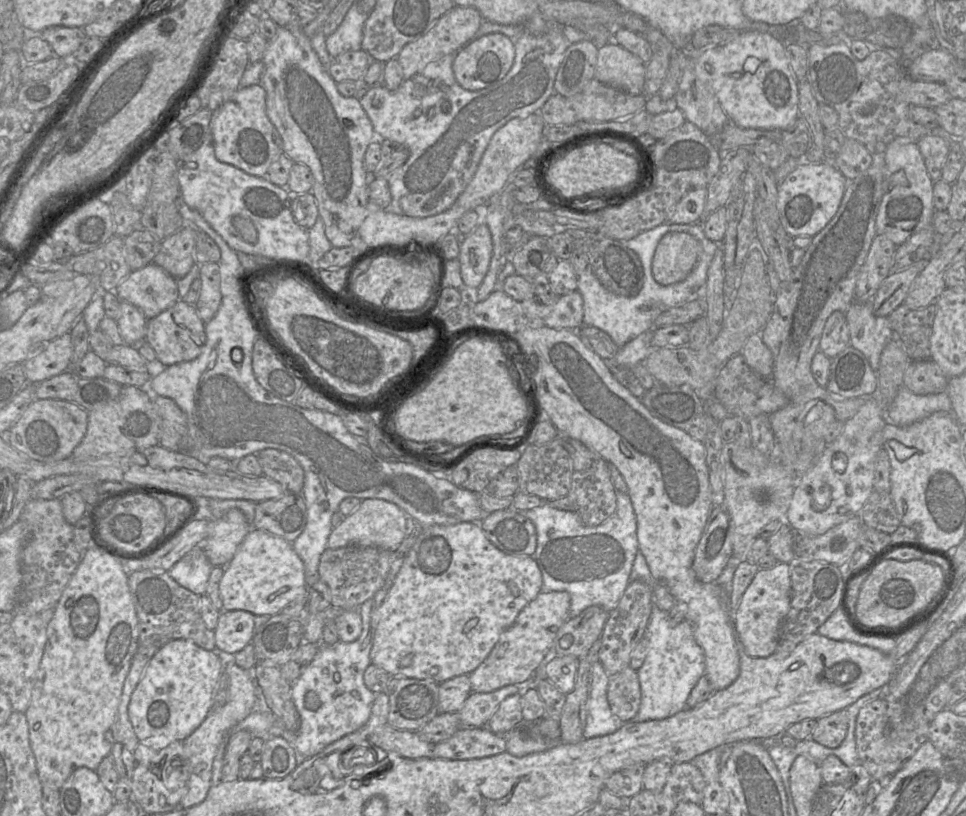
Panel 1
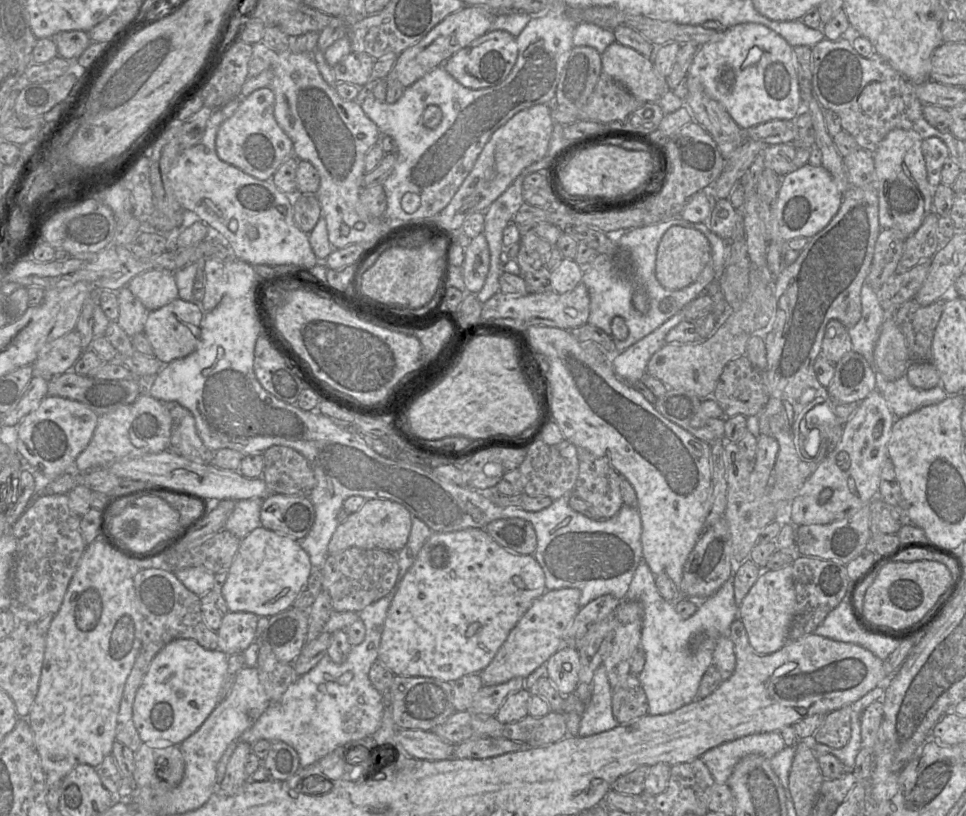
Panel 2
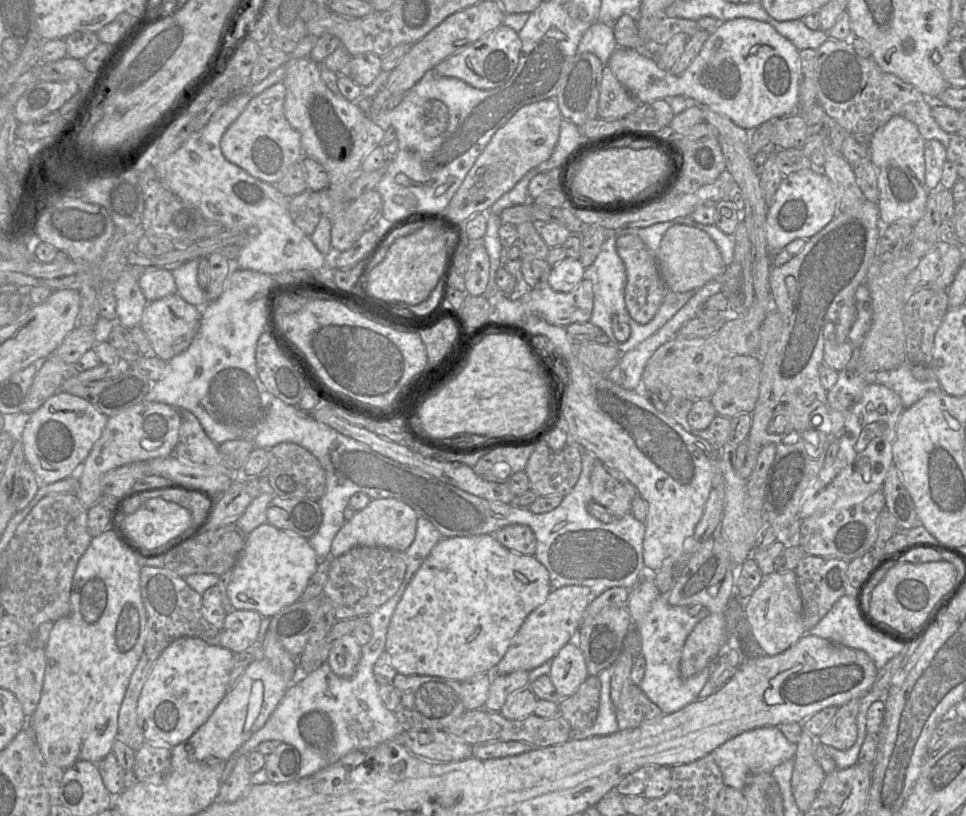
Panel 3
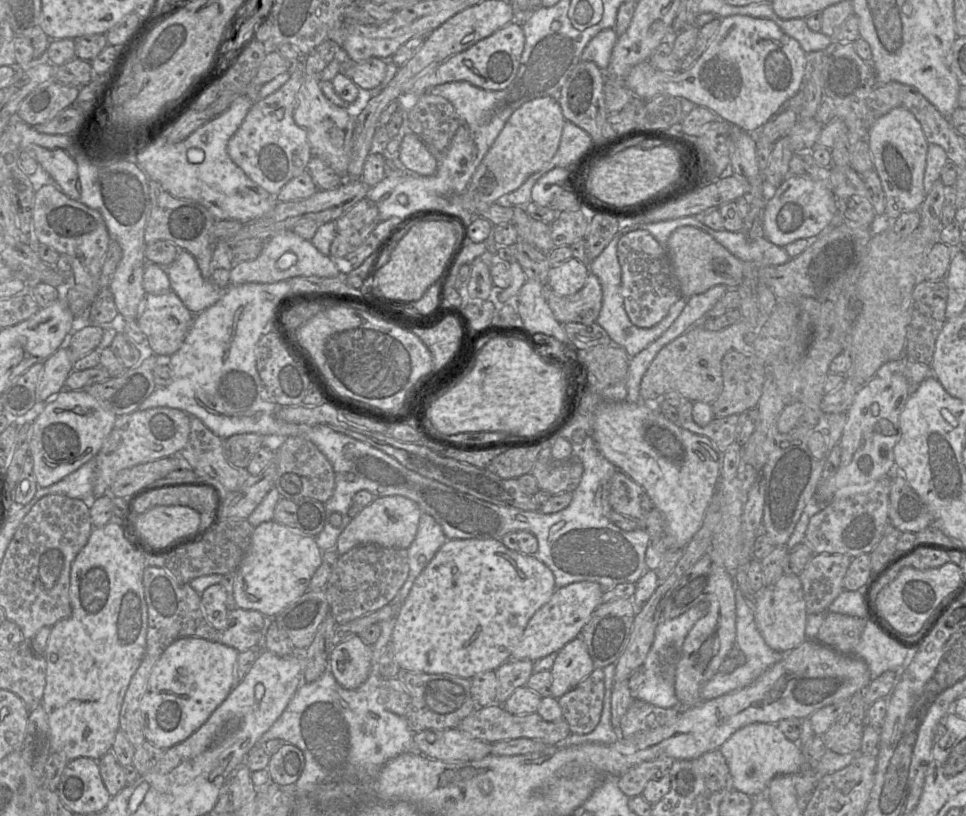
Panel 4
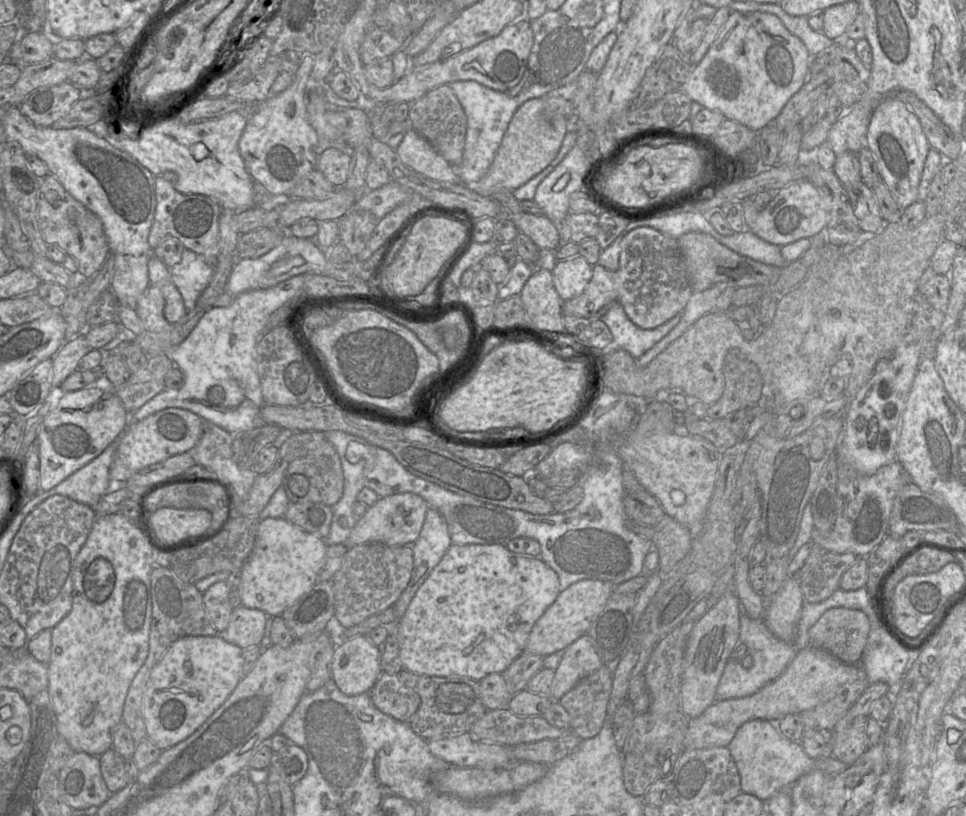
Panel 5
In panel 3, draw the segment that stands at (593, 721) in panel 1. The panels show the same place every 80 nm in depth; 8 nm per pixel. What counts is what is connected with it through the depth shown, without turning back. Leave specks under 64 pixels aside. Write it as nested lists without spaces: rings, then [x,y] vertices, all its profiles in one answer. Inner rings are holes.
[[[611,666],[605,668],[598,674],[601,690],[597,718],[590,728],[583,731],[572,730],[572,739],[581,740],[593,736],[607,736],[619,731],[615,707],[610,697],[611,677]]]

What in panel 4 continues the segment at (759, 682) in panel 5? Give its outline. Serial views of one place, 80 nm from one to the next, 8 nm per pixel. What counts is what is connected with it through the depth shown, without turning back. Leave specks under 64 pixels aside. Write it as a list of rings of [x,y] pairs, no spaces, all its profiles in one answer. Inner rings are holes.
[[[735,590],[735,604],[736,604],[736,646],[744,654],[746,662],[742,666],[738,666],[731,673],[718,672],[708,682],[706,682],[700,692],[701,701],[711,700],[722,695],[743,689],[751,685],[757,680],[765,671],[767,671],[774,664],[779,662],[783,655],[786,653],[780,653],[771,649],[764,641],[760,634],[753,612],[752,603],[744,596],[739,590]]]

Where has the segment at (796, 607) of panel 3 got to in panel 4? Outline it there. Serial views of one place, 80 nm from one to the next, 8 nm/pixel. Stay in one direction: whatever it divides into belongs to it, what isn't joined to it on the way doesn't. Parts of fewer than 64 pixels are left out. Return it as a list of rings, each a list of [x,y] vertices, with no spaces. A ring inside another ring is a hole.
[[[783,574],[774,585],[763,587],[754,596],[753,612],[757,628],[771,649],[788,653],[806,640],[808,613],[799,576]]]

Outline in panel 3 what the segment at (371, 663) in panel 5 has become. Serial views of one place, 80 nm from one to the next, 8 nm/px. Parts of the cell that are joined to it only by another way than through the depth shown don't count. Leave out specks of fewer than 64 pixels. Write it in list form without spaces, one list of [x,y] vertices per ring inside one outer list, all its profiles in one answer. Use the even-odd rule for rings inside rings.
[[[352,634],[344,635],[331,648],[327,663],[334,674],[341,678],[351,678],[360,661],[362,646]]]

